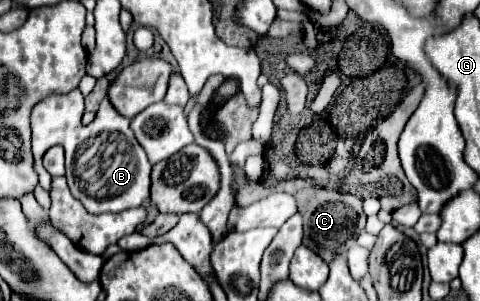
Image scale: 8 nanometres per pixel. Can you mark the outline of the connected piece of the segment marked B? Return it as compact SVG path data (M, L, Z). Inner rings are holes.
M78 90L70 92L68 98L50 96L34 106L32 128L38 122L38 132L32 130L32 152L39 184L47 192L50 191L52 176L42 166L42 156L48 148L60 144L65 152L66 180L70 192L86 208L90 208L90 212L122 212L142 206L150 198L152 164L148 162L144 148L136 142L134 132L130 130L130 120L114 110L100 110L92 124L83 125L82 114L84 98ZM34 134L38 134L38 140L34 140Z

